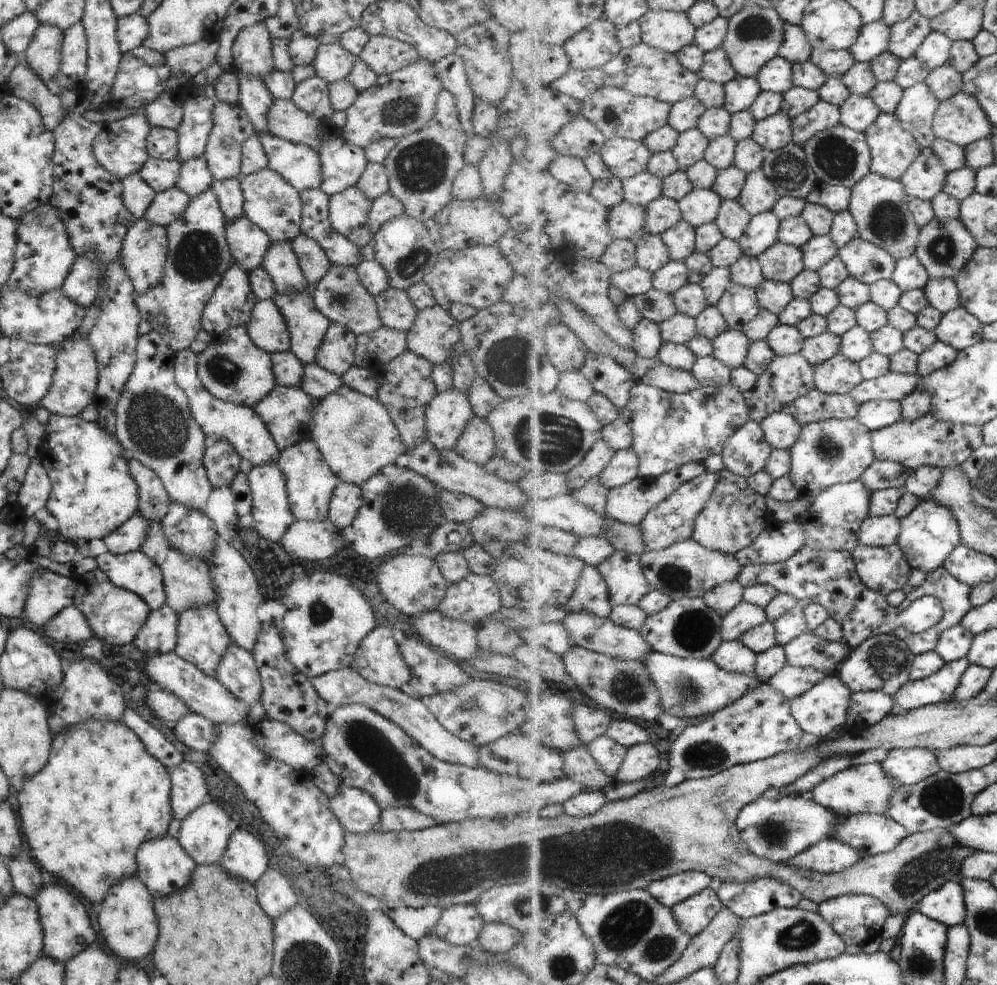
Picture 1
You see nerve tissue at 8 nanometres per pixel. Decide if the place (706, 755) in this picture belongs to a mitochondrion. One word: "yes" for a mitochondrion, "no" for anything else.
yes

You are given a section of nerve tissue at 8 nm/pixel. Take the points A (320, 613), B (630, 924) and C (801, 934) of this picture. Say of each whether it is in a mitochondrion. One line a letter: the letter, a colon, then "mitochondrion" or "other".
A: mitochondrion
B: mitochondrion
C: mitochondrion

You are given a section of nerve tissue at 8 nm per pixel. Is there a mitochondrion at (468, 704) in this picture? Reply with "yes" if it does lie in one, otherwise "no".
yes

